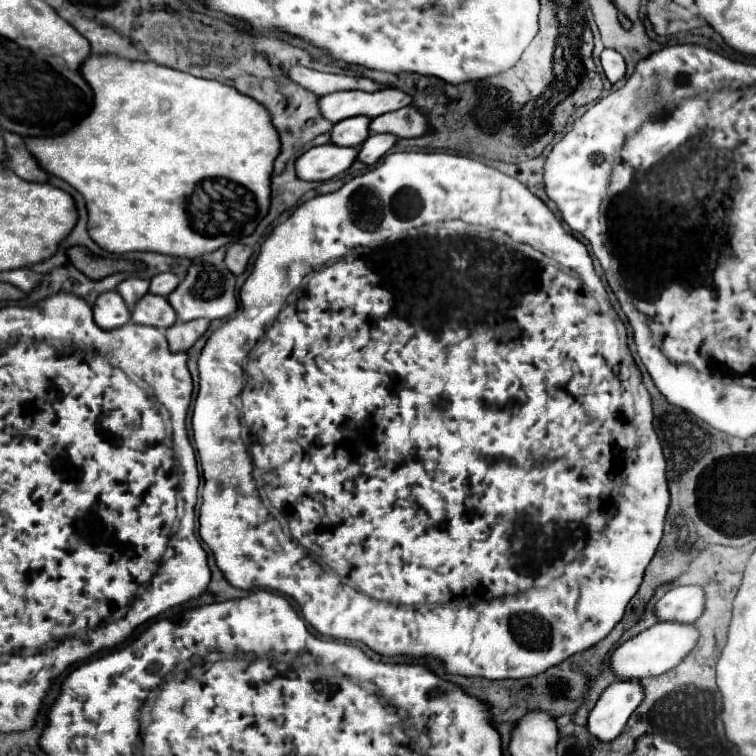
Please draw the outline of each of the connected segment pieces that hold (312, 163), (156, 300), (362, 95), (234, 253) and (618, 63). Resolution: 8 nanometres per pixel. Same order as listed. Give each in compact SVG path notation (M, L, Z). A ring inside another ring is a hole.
M335 143L319 145L303 153L295 161L297 177L305 181L325 181L331 179L353 165L359 147L339 147Z
M147 293L135 305L131 319L137 325L151 325L157 329L167 329L167 327L175 325L177 313L173 311L173 307L169 305L169 301L165 297L157 297L157 295Z
M383 89L375 93L367 91L337 91L323 95L319 99L319 107L325 119L331 123L339 123L343 119L355 115L367 115L371 119L411 105L411 97L401 93L401 89Z
M235 243L227 249L227 255L225 255L225 265L227 269L233 273L233 275L241 275L249 263L249 257L251 257L251 247L247 245L241 245L241 243Z
M603 49L601 65L603 65L603 71L611 83L619 81L625 75L625 61L615 49Z

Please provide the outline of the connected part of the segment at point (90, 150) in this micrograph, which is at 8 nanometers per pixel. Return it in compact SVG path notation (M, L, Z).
M93 55L85 61L81 67L81 75L91 85L95 93L93 109L91 113L77 123L71 131L59 135L59 137L37 137L37 139L25 139L29 145L29 151L37 157L39 165L53 173L55 177L61 177L69 185L73 185L87 201L89 211L89 235L91 239L103 247L109 253L129 253L129 251L153 251L161 255L173 255L173 257L203 257L207 253L213 253L215 249L235 243L243 237L249 237L257 225L263 221L263 217L269 213L271 205L271 175L273 175L273 163L281 149L281 137L277 137L277 129L273 129L269 111L259 105L259 101L239 93L237 89L223 85L219 81L201 79L183 71L175 71L169 67L161 67L155 63L139 63L139 61L127 61L127 59L115 59L113 55Z

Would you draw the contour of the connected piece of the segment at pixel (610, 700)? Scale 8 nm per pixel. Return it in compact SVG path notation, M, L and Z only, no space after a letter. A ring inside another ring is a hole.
M613 681L589 715L589 733L601 741L615 739L627 725L631 713L643 701L643 693L641 681Z

